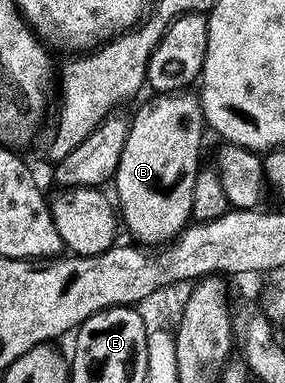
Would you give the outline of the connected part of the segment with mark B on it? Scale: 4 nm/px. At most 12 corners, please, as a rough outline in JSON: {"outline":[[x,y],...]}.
{"outline":[[160,93],[128,125],[113,177],[141,246],[190,223],[206,123]]}

